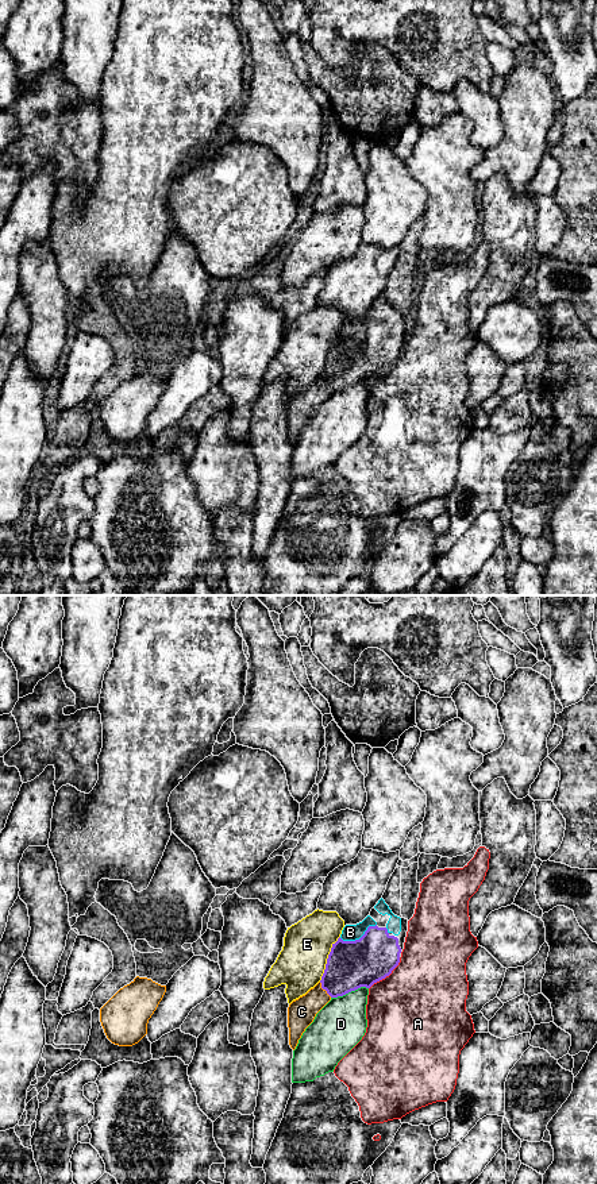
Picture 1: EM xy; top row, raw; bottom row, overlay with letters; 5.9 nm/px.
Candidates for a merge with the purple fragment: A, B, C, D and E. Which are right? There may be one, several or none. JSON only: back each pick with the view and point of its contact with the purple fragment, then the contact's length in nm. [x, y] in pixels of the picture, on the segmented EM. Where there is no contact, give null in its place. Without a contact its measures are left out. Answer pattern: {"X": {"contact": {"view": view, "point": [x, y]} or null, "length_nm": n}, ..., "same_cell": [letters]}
{"B": {"contact": {"view": "xy", "point": [359, 938]}, "length_nm": 240}, "same_cell": ["B"]}

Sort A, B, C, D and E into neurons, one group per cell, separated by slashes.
A / B / C / D / E

